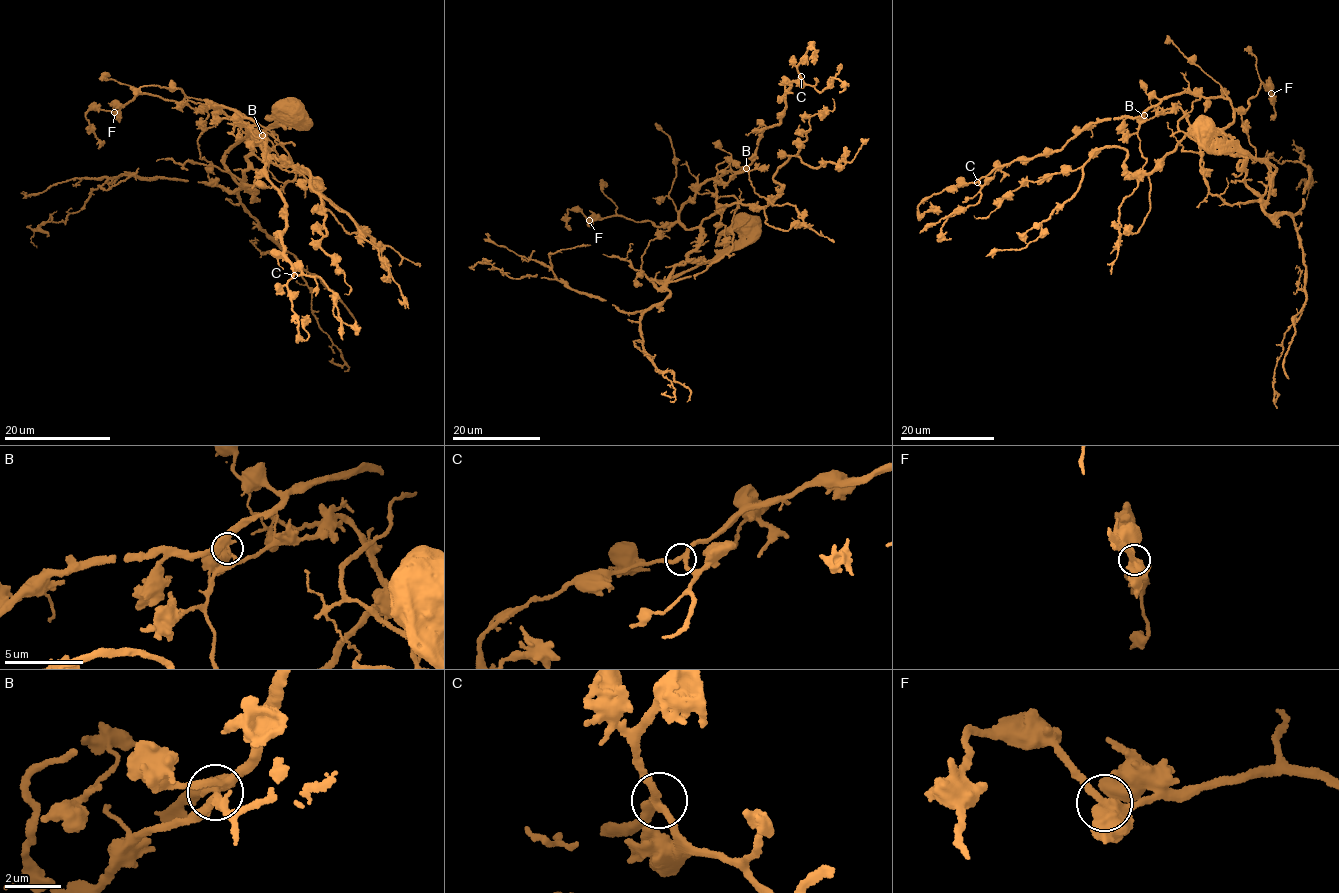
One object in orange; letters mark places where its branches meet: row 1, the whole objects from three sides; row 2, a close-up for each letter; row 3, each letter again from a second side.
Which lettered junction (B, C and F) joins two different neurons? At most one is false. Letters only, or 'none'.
B

